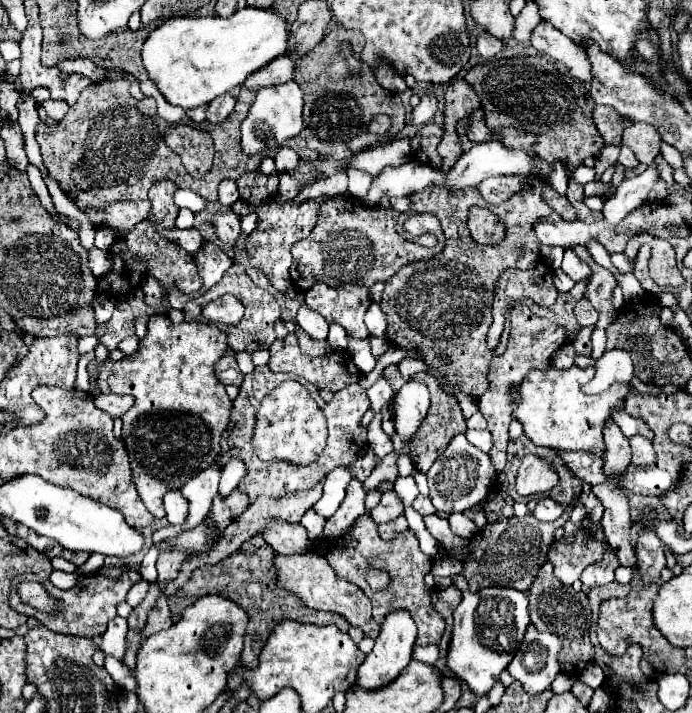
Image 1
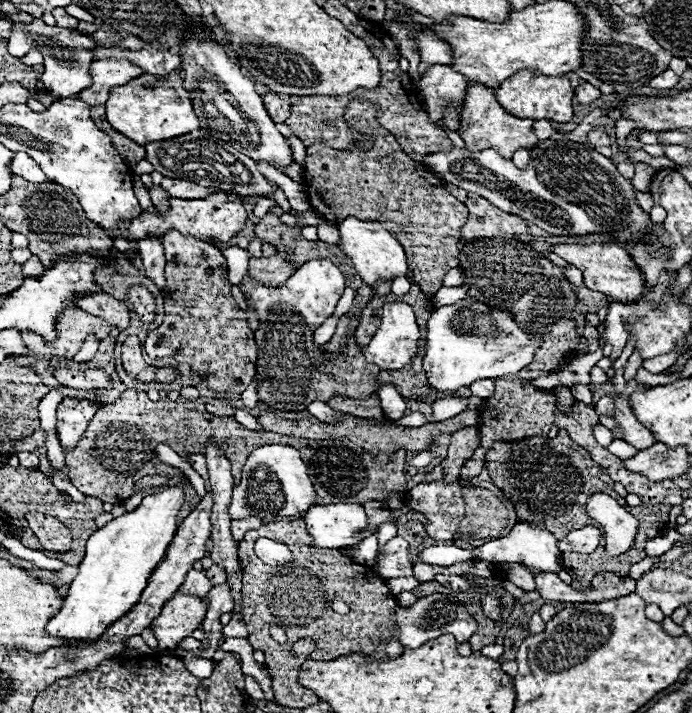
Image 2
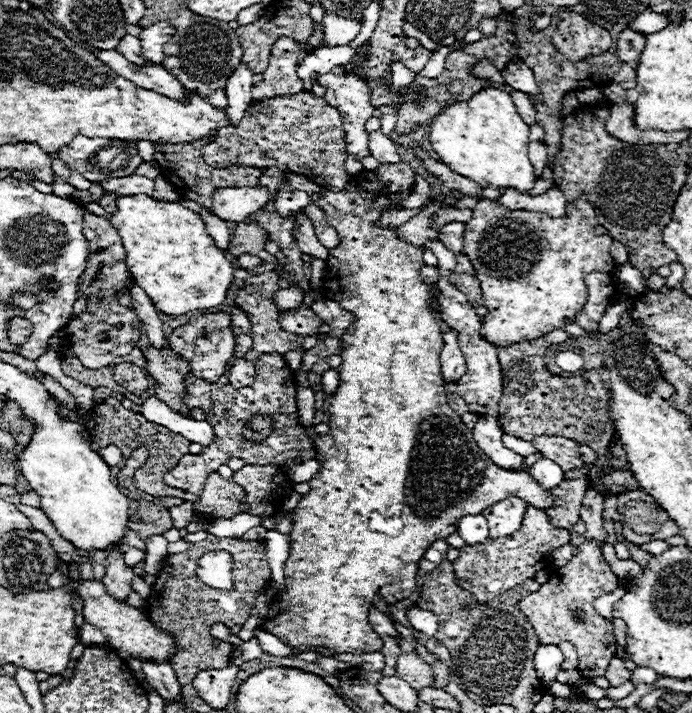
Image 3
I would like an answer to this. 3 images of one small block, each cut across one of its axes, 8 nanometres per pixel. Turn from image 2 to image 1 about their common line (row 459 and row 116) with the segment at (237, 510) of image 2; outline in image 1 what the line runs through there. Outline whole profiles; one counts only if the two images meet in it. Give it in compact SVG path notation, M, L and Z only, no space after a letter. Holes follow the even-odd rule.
M290 80L278 86L266 86L256 92L256 100L242 122L242 150L246 154L256 154L262 150L278 148L280 142L296 136L302 130L302 90Z

